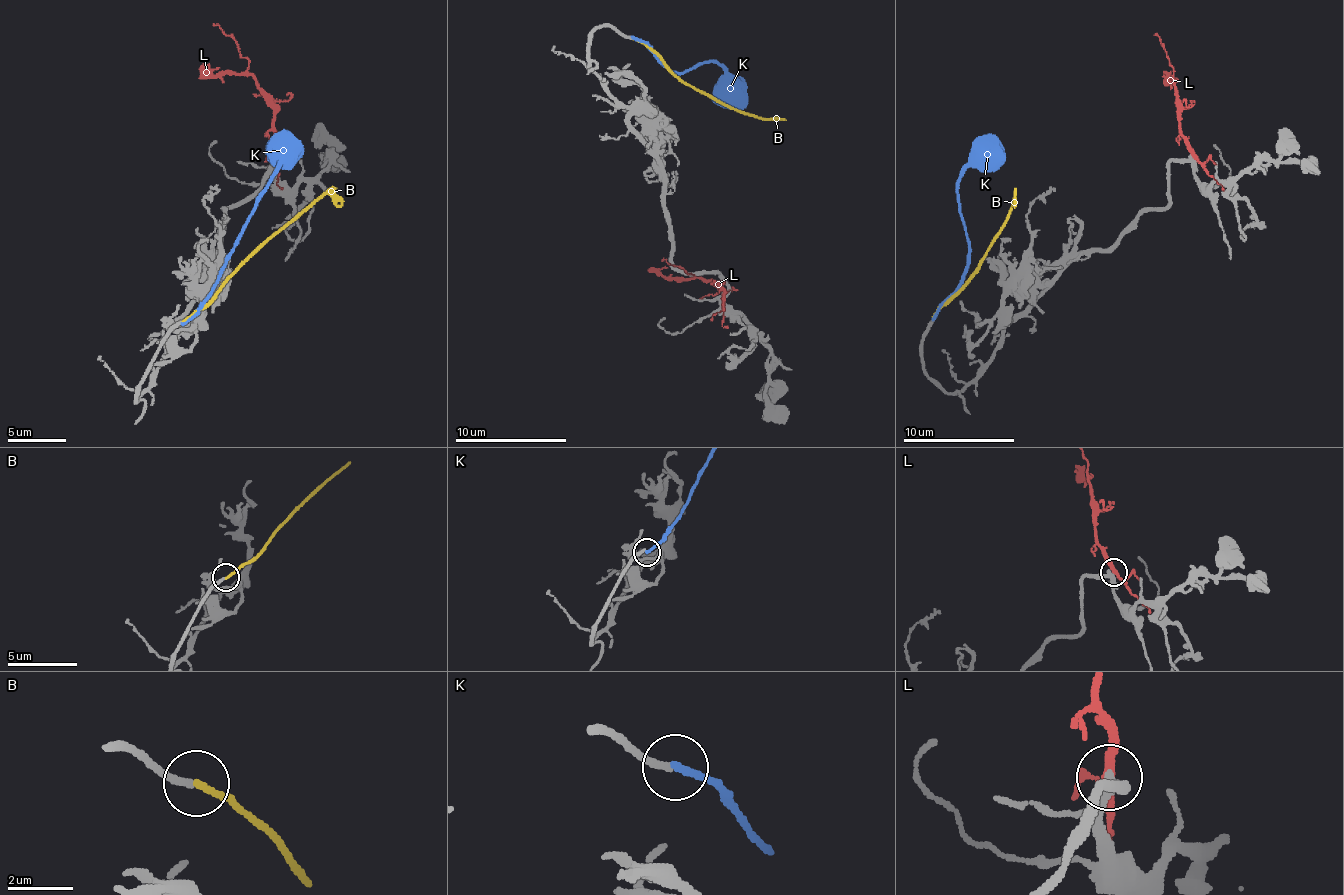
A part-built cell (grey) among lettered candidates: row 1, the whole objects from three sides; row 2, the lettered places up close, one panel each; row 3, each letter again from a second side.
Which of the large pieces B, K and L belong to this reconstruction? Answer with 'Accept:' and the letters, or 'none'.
Accept: B

